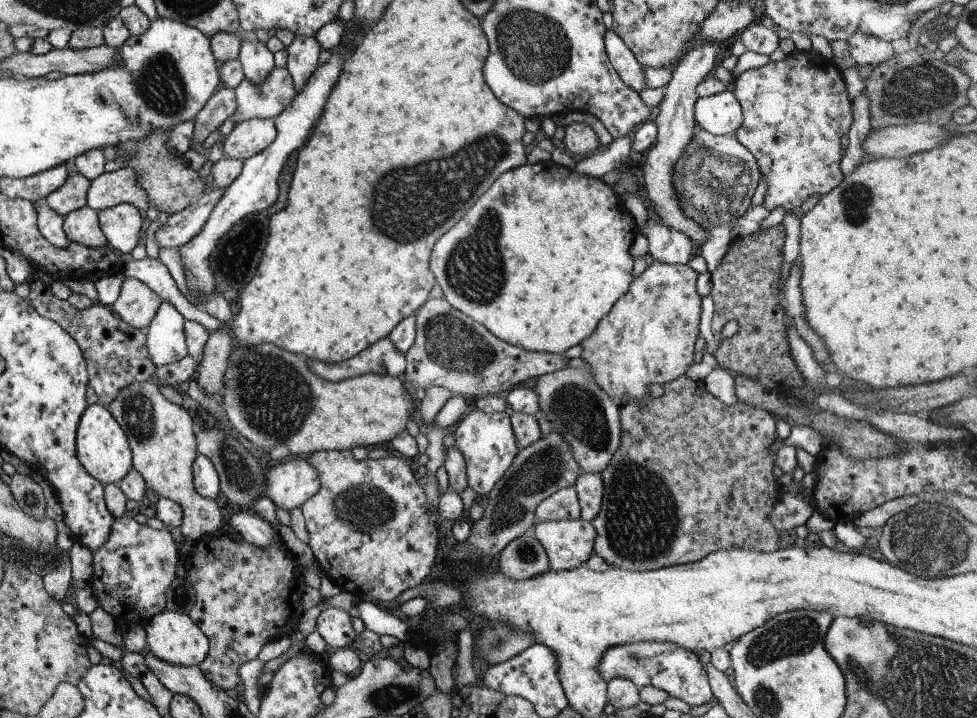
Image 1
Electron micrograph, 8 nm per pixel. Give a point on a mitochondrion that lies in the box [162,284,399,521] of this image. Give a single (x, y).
(273, 398)

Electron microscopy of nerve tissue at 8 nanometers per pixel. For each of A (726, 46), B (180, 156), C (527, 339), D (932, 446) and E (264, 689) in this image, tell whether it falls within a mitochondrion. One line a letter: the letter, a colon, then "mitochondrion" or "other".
A: other
B: other
C: other
D: other
E: other

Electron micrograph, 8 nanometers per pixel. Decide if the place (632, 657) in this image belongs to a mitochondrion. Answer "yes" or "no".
yes

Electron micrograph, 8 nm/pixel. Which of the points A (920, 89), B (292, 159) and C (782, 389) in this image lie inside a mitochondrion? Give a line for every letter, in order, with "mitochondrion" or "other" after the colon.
A: mitochondrion
B: other
C: other

